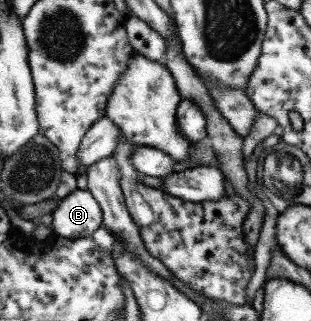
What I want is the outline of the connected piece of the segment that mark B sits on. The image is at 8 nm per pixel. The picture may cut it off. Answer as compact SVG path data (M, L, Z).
M76 188L58 202L50 212L53 237L87 238L101 225L100 207L87 188Z

